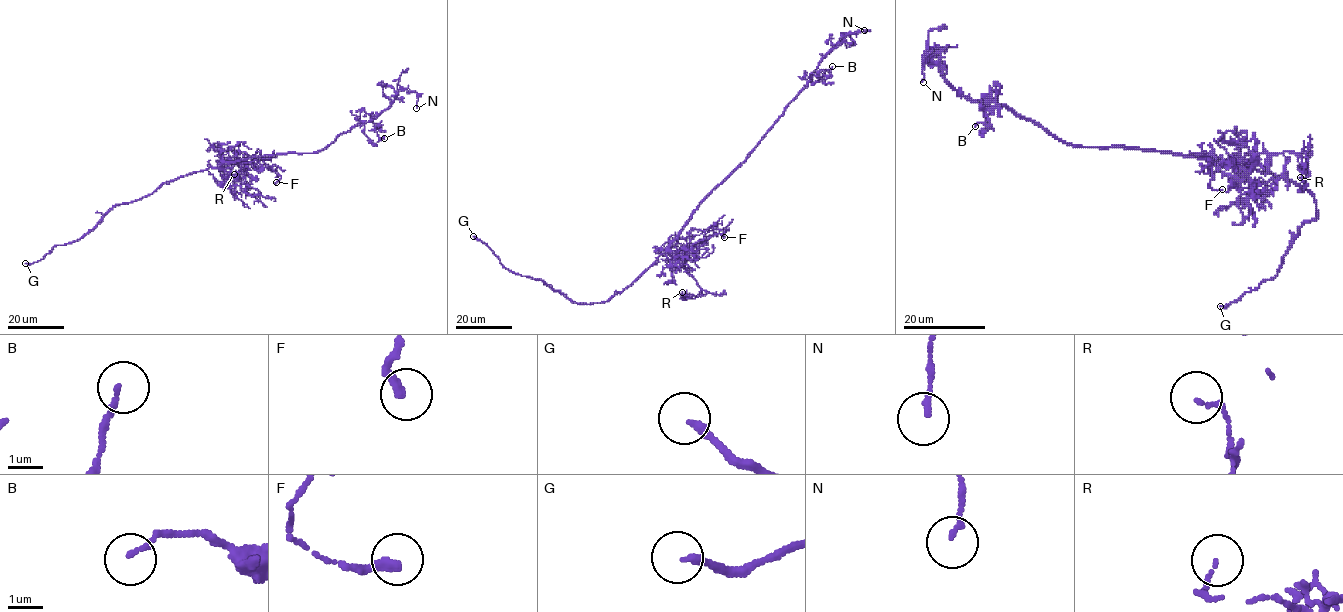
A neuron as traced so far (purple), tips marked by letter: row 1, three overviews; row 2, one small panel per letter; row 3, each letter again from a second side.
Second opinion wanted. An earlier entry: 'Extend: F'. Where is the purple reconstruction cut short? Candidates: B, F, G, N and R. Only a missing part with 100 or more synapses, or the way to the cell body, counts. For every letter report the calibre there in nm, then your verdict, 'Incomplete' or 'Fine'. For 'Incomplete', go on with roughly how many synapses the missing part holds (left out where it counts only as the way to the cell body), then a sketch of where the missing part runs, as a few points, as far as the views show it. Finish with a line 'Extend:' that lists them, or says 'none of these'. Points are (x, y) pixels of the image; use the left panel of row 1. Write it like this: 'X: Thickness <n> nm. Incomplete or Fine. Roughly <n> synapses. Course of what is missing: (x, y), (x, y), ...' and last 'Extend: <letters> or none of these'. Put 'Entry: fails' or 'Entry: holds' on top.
Entry: fails
B: Thickness 140 nm. Fine
F: Thickness 280 nm. Fine
G: Thickness 200 nm. Incomplete
N: Thickness 140 nm. Fine
R: Thickness 110 nm. Fine
Extend: G

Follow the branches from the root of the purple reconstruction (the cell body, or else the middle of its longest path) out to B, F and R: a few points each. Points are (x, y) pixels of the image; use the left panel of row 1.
B: (239, 161), (290, 153), (317, 153), (357, 125), (363, 110), (370, 116), (378, 137), (384, 138)
F: (239, 161), (222, 166), (233, 177), (242, 173), (243, 162), (258, 171), (270, 167), (281, 177), (276, 182)
R: (239, 161), (222, 167), (232, 157), (254, 157), (239, 152), (235, 162), (242, 174), (237, 179), (234, 174)

